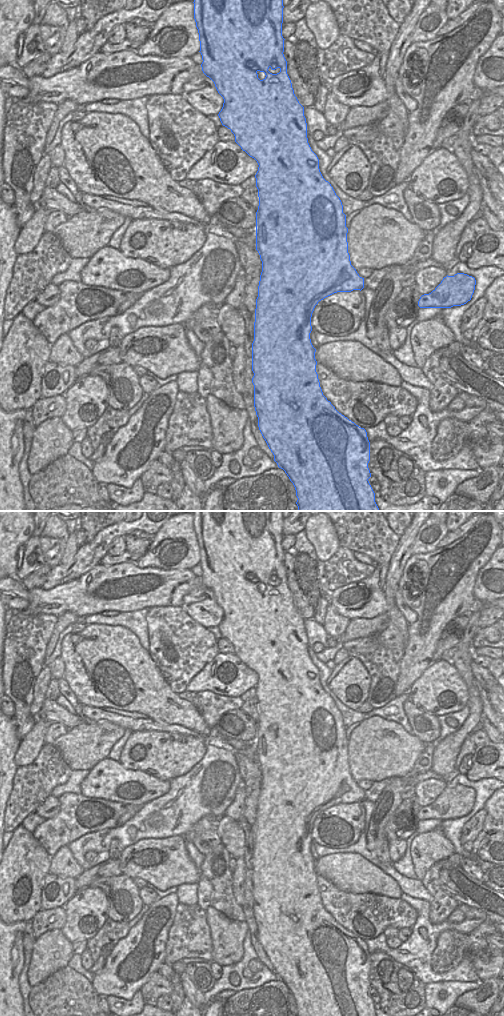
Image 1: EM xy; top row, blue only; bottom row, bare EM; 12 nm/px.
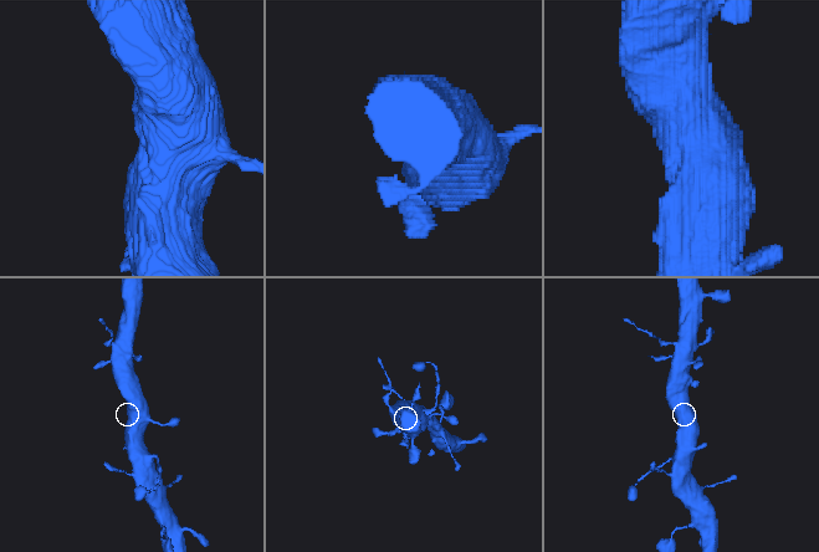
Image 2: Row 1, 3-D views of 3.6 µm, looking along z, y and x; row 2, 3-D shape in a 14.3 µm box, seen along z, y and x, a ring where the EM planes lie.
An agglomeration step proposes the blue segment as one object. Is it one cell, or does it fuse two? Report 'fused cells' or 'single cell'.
single cell

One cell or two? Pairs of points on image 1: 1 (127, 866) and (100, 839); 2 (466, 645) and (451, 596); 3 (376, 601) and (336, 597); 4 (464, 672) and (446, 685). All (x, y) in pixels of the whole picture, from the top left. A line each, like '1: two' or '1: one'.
1: two
2: two
3: one
4: two

